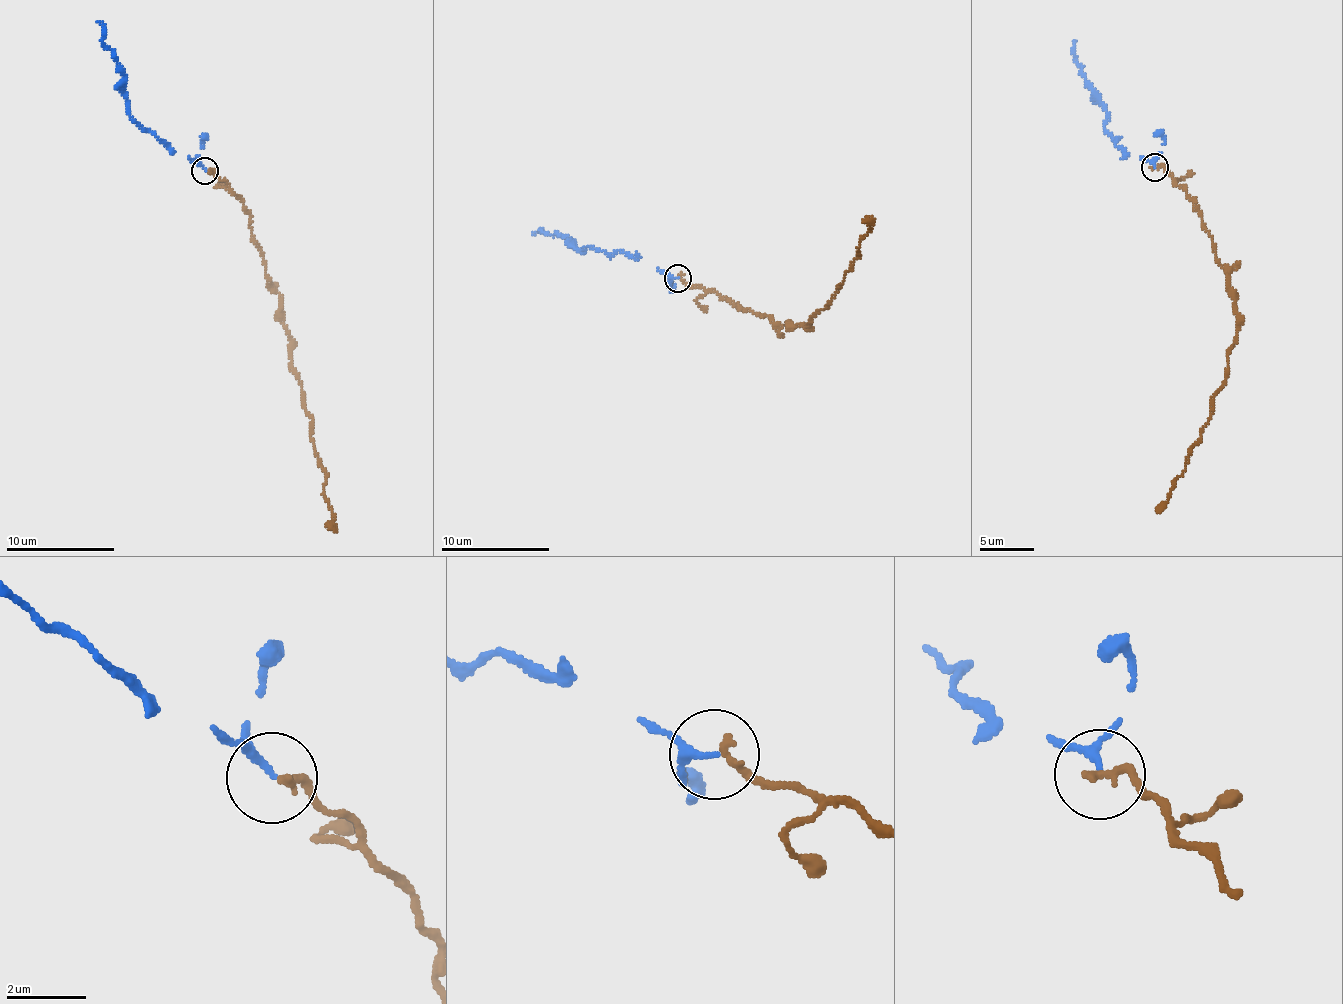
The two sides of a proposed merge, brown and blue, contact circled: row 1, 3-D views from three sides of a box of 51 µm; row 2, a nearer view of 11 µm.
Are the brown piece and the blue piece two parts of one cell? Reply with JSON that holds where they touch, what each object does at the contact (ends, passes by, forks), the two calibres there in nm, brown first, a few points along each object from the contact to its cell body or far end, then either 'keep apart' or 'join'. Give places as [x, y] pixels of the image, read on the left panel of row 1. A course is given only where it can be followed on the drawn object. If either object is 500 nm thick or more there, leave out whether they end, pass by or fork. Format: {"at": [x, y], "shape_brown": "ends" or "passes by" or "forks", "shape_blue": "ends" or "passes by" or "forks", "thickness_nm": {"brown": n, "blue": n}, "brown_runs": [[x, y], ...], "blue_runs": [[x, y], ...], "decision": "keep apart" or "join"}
{"at": [204, 170], "shape_brown": "ends", "shape_blue": "passes by", "thickness_nm": {"brown": 200, "blue": 150}, "brown_runs": [[205, 171], [225, 180], [250, 216], [251, 241], [279, 295], [334, 532]], "blue_runs": [[205, 171], [189, 156], [169, 151], [129, 114], [117, 58], [102, 40], [102, 27], [96, 21]], "decision": "join"}

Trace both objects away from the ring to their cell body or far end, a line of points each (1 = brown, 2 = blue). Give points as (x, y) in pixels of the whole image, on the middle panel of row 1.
1: (678, 277), (757, 316), (796, 327), (807, 325), (831, 304), (857, 258), (872, 216)
2: (678, 277), (635, 257), (586, 246), (579, 252), (560, 236), (541, 230), (532, 235)

